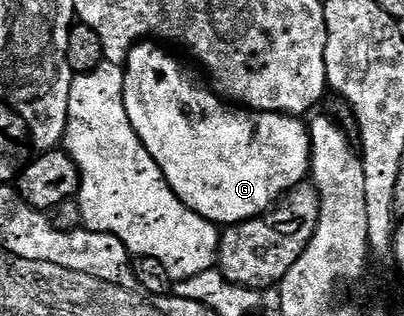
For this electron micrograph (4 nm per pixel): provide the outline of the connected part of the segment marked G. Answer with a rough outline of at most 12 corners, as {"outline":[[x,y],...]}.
{"outline":[[153,41],[125,108],[171,189],[218,225],[310,174],[300,118],[230,105]]}

